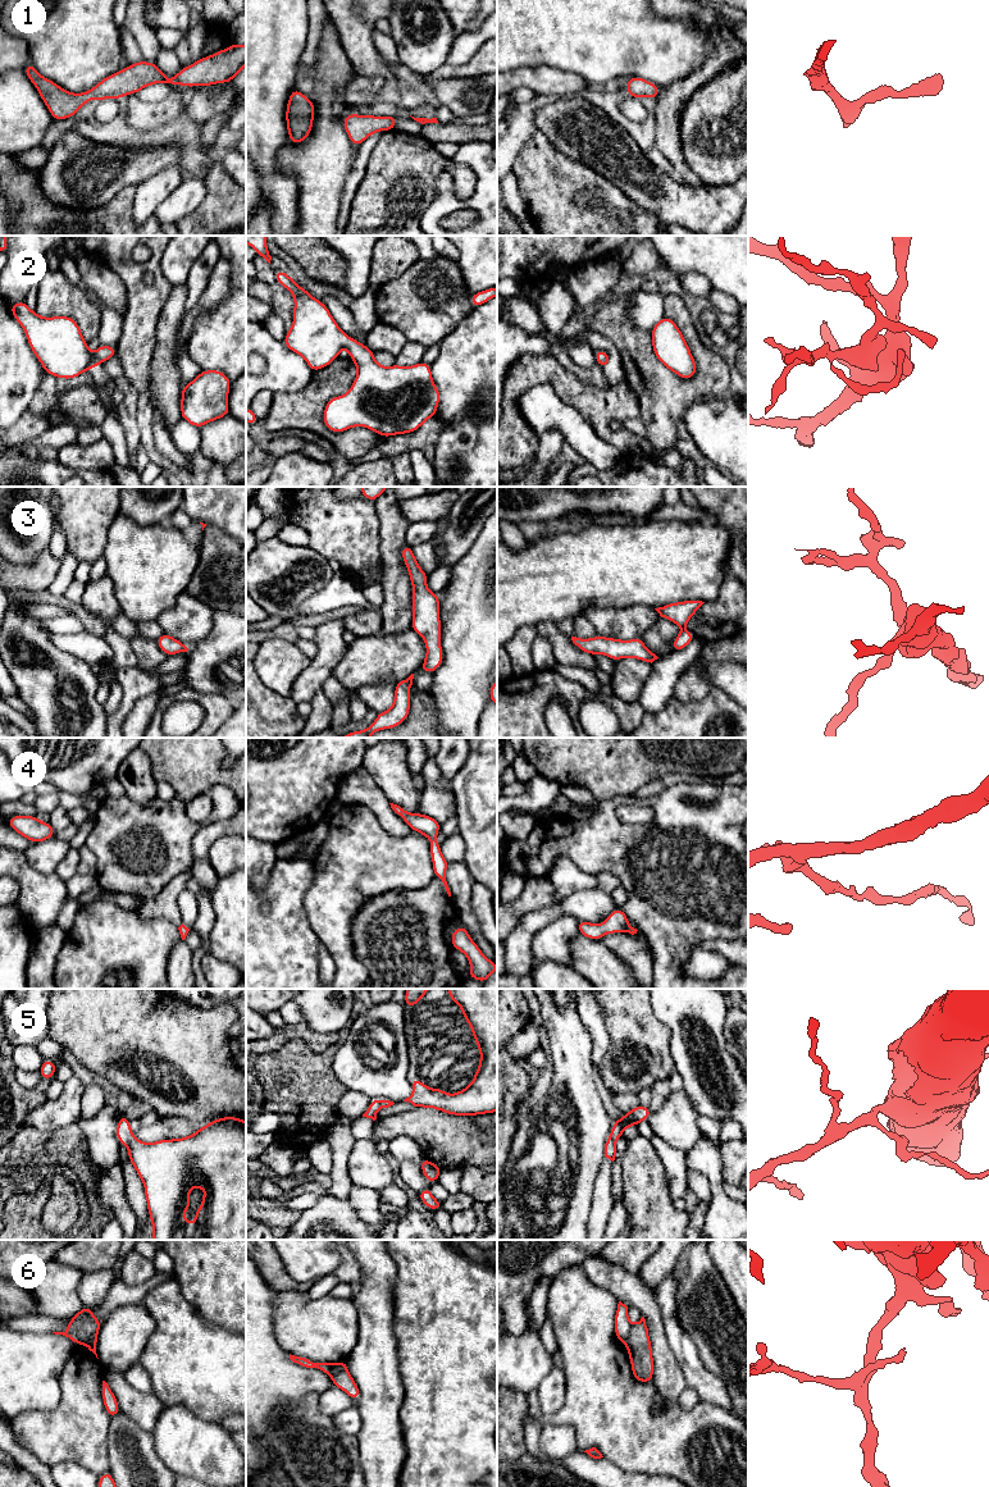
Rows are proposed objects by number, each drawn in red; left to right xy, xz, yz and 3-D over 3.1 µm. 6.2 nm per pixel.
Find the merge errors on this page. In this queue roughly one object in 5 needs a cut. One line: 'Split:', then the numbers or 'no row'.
Split: no row

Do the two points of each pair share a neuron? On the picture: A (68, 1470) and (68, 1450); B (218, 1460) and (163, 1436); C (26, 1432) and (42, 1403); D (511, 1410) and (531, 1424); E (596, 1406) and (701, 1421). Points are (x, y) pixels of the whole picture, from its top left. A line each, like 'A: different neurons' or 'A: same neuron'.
A: different neurons
B: same neuron
C: different neurons
D: different neurons
E: same neuron

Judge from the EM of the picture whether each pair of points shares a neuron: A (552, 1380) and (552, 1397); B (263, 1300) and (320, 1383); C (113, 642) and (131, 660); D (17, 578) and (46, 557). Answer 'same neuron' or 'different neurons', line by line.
A: same neuron
B: same neuron
C: same neuron
D: same neuron

